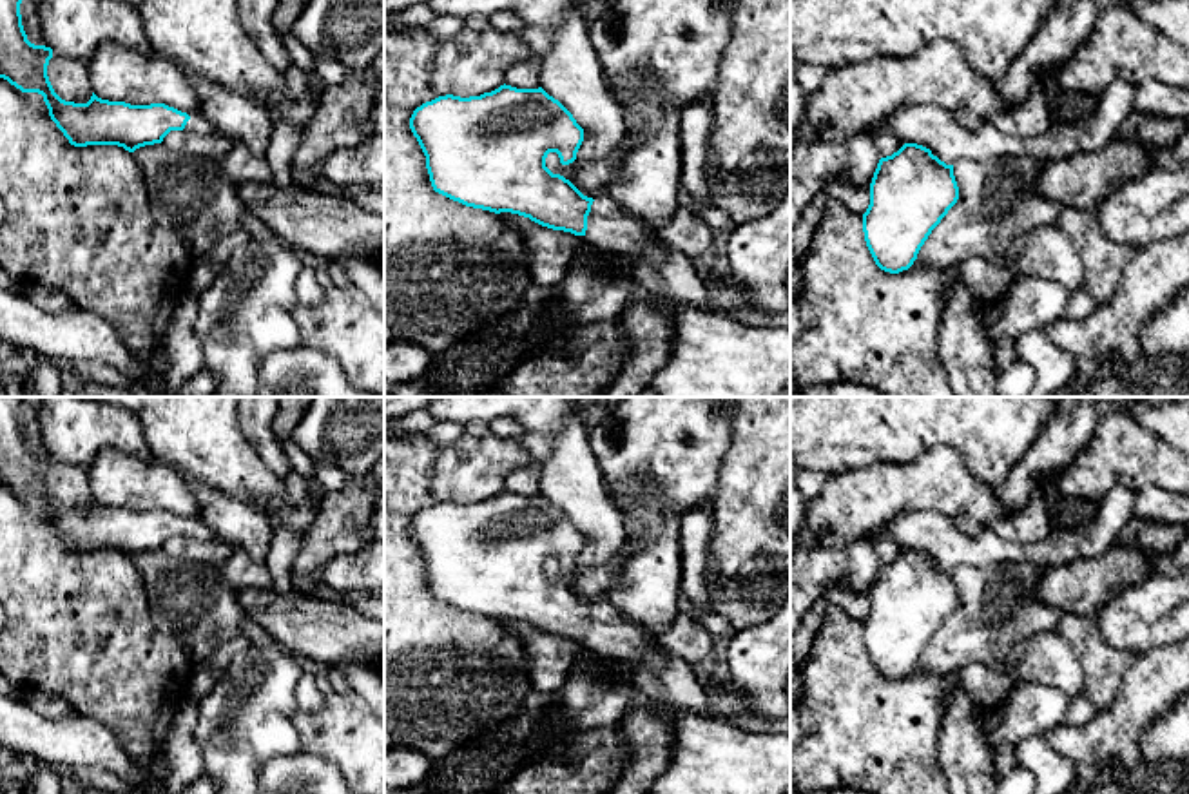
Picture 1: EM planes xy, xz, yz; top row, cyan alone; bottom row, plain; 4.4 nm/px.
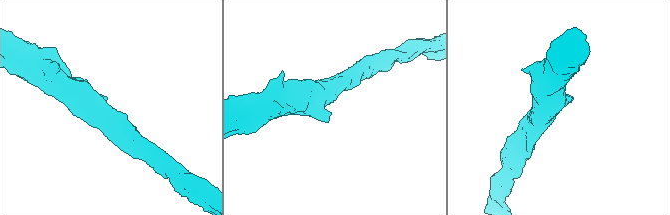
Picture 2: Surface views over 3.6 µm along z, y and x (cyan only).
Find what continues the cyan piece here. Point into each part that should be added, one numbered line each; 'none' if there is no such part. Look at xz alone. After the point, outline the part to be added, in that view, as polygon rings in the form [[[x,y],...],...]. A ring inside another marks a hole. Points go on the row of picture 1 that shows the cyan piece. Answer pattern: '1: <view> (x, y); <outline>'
1: xz (609, 229); [[[609,196],[598,198],[587,216],[585,248],[622,254],[633,261],[663,263],[665,250],[649,228],[622,210]]]

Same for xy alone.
1: xy (196, 122); [[[196,112],[187,121],[185,129],[196,131],[196,132],[212,132],[212,125],[201,116],[201,112]]]

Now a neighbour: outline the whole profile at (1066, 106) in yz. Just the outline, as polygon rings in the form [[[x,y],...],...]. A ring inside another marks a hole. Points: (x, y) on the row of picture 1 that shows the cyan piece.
[[[1049,69],[1040,82],[1049,107],[1051,123],[1073,123],[1089,116],[1097,100],[1091,94],[1071,91],[1058,82],[1057,69]]]

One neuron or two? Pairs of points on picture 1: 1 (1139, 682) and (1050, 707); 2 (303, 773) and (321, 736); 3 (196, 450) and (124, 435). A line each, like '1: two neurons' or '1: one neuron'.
1: two neurons
2: two neurons
3: two neurons

